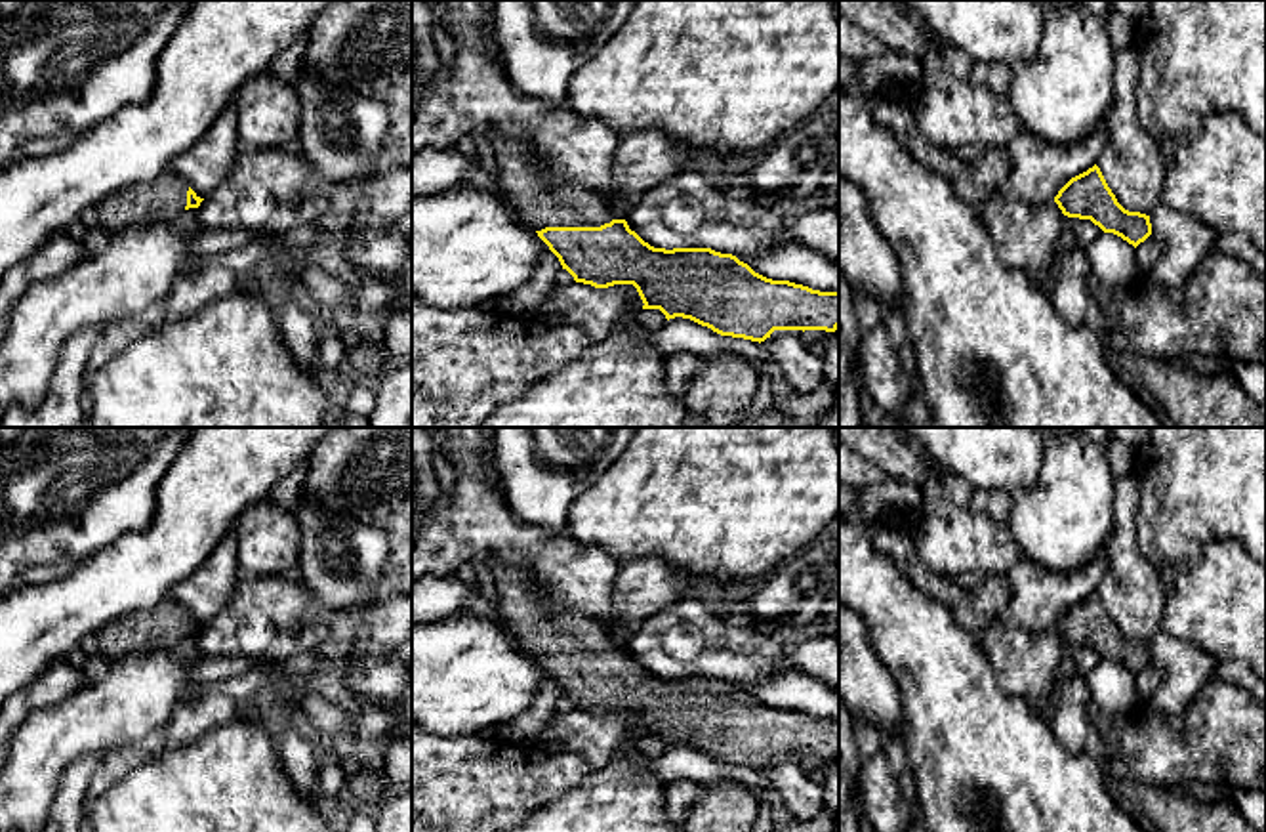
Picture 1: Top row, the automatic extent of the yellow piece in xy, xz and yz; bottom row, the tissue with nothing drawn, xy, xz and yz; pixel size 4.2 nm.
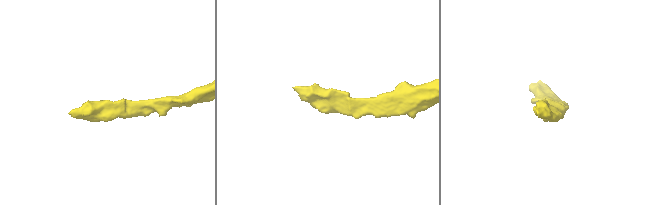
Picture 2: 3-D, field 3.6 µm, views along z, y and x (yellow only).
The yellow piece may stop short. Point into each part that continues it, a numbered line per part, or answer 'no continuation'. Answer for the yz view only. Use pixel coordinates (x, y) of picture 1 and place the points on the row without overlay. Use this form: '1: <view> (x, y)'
no continuation

